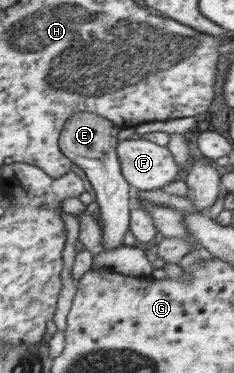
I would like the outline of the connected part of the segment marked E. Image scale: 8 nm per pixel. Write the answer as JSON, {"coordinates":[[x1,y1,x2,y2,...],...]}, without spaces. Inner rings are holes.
{"coordinates":[[80,112,67,120,59,138,60,151,83,170,95,191,95,203,100,208,99,221,103,232,101,243,105,251,113,251,124,246,123,238,129,230,130,210,134,207,131,200,133,189,122,176,116,152,119,132,120,128,111,121,95,114]]}

